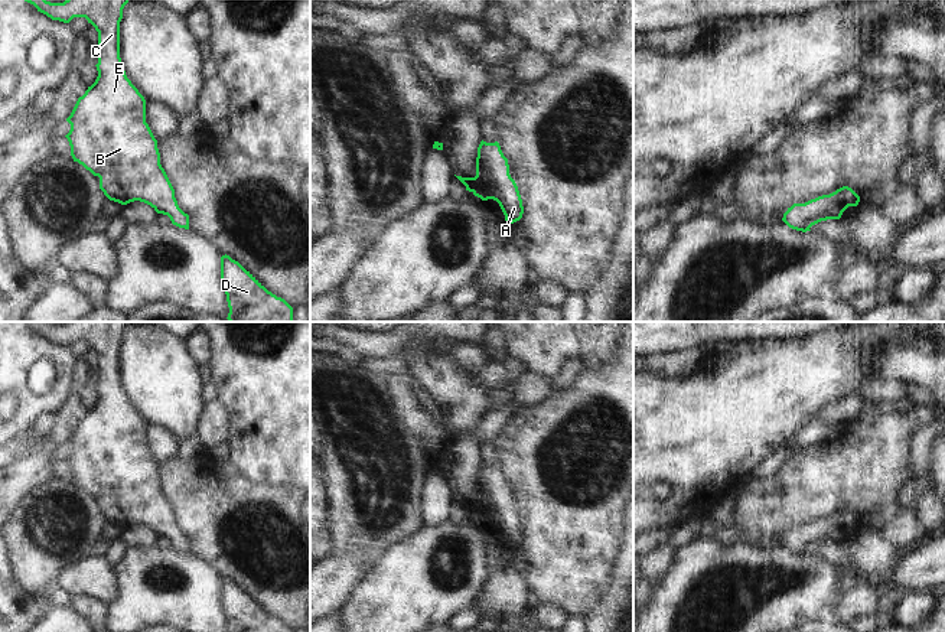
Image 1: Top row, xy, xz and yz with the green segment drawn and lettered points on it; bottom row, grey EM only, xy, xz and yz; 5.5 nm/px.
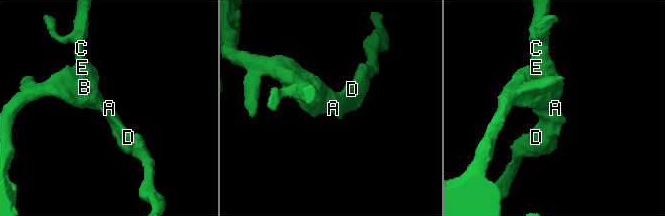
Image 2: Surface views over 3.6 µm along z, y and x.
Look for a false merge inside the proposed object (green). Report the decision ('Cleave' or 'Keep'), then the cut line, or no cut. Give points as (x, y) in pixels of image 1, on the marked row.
Keep. No split.

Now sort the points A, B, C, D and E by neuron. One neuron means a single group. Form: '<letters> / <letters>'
A B C D E

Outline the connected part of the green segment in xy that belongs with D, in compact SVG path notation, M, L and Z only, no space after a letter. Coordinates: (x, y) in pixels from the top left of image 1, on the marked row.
M227 254L221 257L221 280L229 322L293 322L293 307Z

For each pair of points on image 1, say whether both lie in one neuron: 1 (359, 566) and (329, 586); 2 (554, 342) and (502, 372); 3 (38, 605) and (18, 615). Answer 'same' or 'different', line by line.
1: same
2: different
3: same

